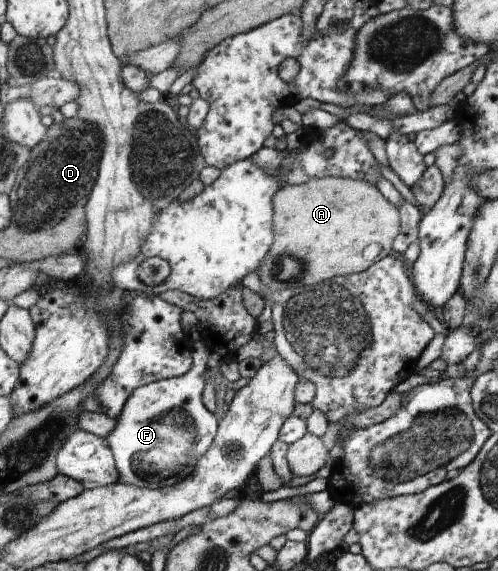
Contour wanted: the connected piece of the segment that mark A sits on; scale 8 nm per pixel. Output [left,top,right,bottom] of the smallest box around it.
[258,176,402,291]

